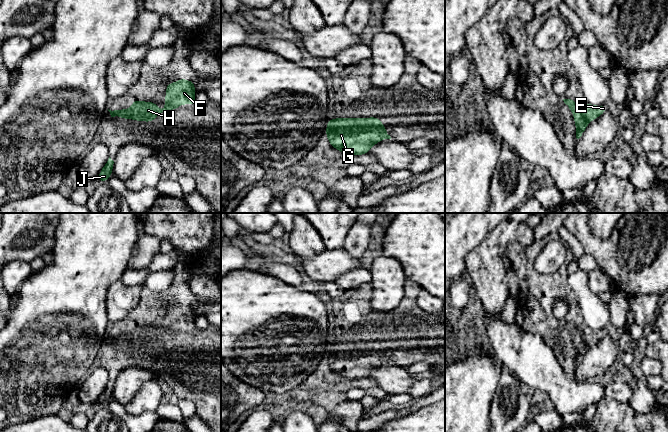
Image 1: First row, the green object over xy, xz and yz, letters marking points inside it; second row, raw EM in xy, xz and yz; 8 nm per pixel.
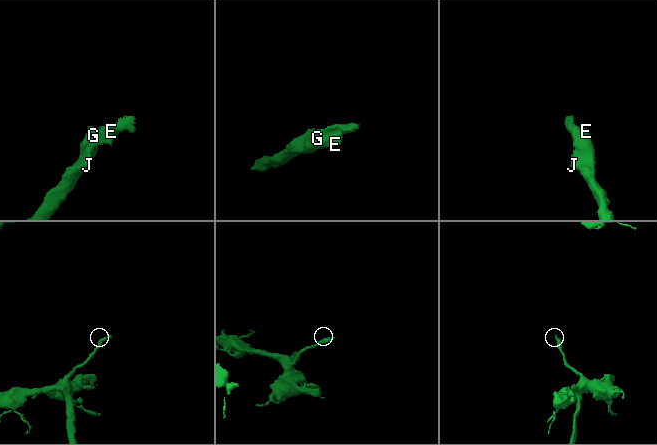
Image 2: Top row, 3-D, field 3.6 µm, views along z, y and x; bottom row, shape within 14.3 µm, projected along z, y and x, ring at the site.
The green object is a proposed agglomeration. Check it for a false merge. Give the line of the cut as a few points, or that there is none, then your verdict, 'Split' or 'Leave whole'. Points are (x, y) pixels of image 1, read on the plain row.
No split. Leave whole

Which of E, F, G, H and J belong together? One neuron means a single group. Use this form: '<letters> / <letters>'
E F G H J

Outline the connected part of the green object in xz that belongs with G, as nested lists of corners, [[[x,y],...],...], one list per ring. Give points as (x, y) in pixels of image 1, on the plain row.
[[[376,341],[328,344],[326,359],[331,370],[349,379],[369,377],[374,368],[391,363]]]

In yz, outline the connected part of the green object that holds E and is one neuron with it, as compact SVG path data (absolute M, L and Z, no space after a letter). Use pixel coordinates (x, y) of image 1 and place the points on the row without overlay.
M563 323L564 327L569 331L571 334L574 345L576 347L576 362L579 363L582 358L584 357L588 347L591 344L596 343L605 335L608 334L606 329L600 330L592 330L587 325L585 325L583 329L583 336L581 337L576 331L575 326L571 323Z

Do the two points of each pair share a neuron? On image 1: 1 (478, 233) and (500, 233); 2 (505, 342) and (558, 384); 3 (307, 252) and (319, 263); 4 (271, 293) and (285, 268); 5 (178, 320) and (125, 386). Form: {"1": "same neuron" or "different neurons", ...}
{"1": "different neurons", "2": "same neuron", "3": "different neurons", "4": "different neurons", "5": "different neurons"}

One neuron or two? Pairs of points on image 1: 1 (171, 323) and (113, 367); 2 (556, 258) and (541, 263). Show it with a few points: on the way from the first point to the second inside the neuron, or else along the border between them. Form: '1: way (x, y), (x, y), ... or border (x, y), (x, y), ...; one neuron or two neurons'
1: way (159, 335), (147, 335), (128, 352); one neuron
2: way (552, 258), (545, 263); one neuron

